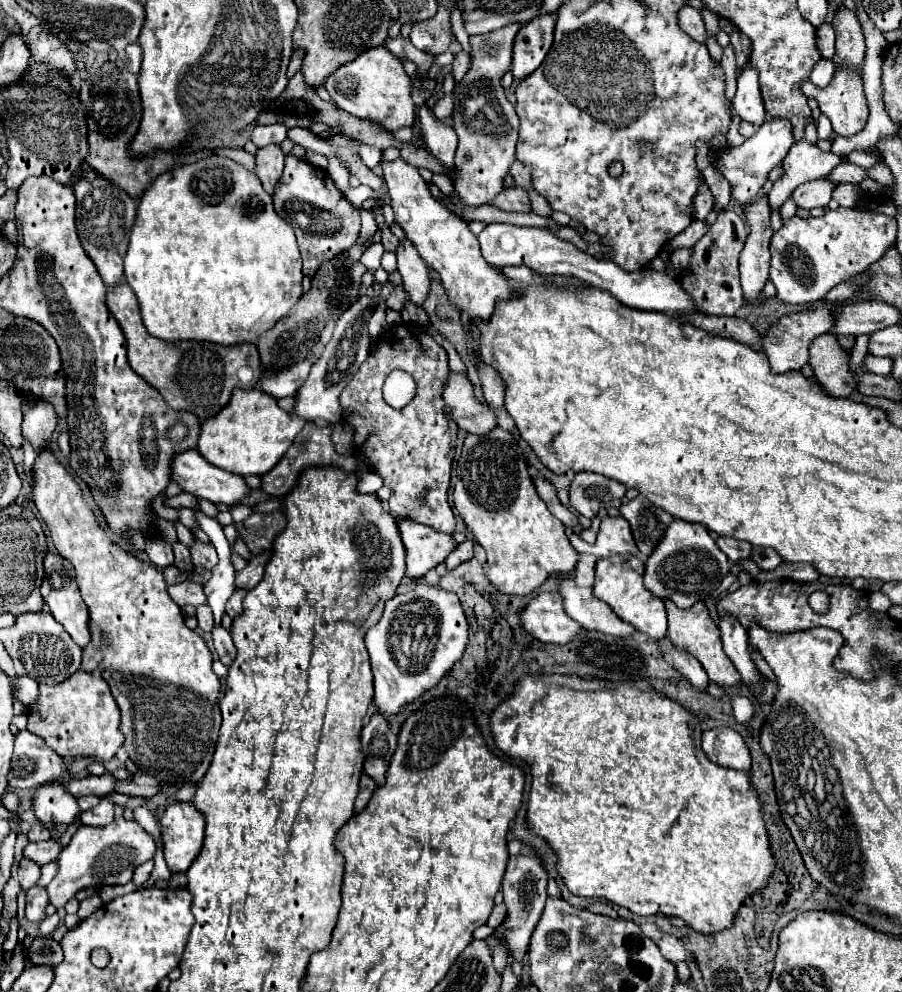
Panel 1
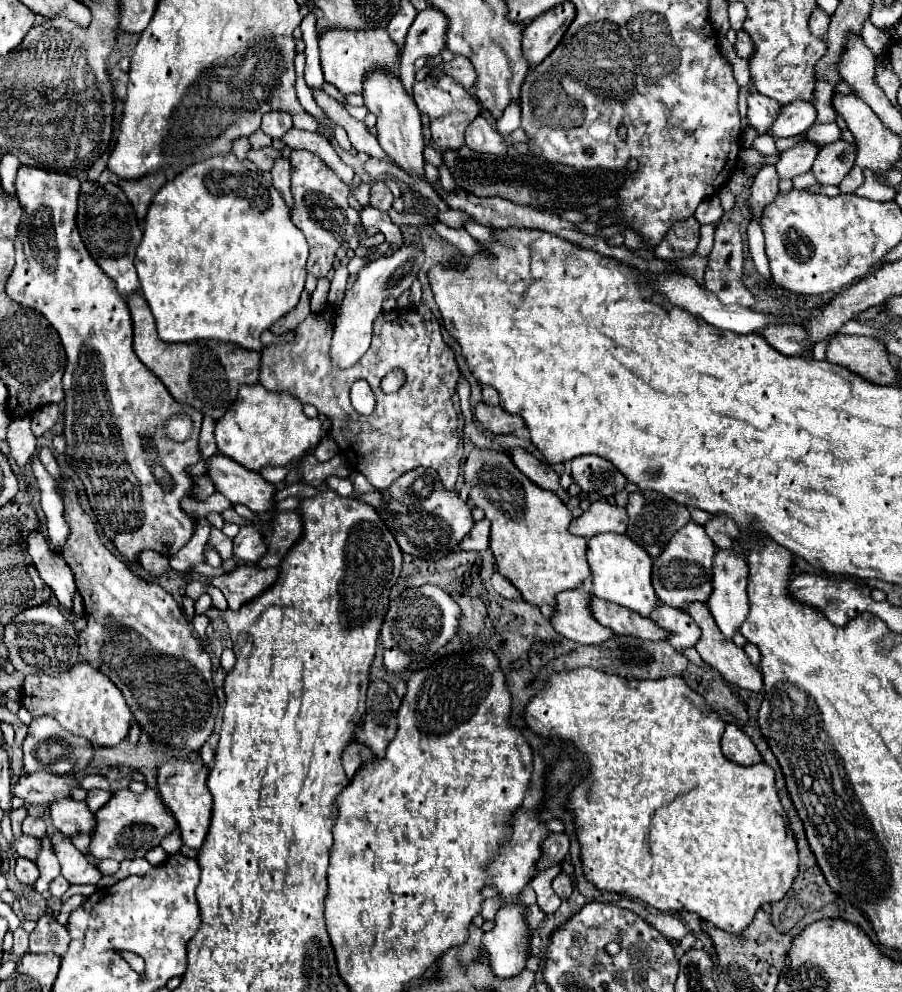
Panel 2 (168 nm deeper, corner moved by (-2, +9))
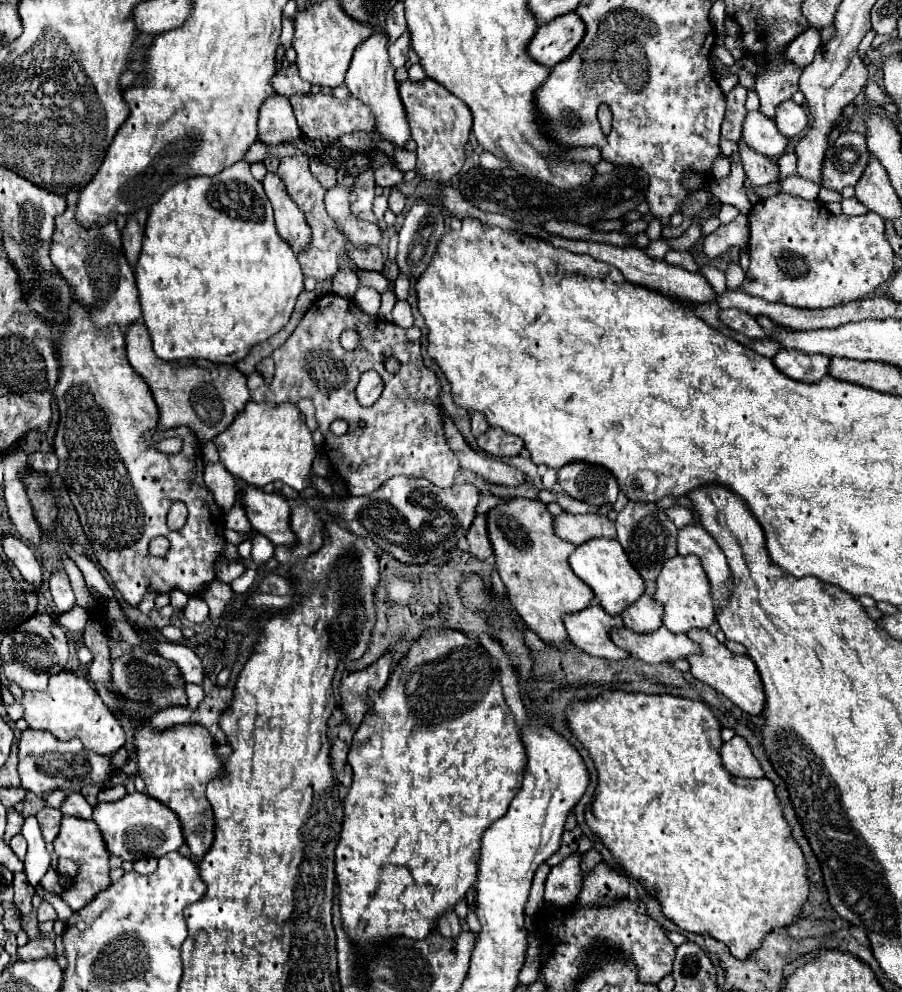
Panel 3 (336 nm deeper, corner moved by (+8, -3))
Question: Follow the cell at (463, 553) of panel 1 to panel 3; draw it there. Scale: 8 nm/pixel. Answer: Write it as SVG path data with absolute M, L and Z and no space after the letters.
M480 514L474 518L472 526L470 526L470 532L466 536L468 540L468 554L478 558L478 560L486 560L492 556L492 546L490 546L490 540L488 540L488 530L486 530L486 516Z

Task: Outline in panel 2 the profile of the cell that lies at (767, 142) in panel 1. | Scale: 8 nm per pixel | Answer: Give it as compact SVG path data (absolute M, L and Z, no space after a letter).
M794 100L794 102L782 106L778 120L770 128L770 136L788 138L788 136L802 134L802 132L806 132L806 128L810 128L816 122L816 114L818 112L814 108L814 102Z

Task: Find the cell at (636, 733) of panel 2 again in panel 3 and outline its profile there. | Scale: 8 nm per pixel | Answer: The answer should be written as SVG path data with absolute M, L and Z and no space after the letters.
M608 690L602 692L596 698L590 700L574 700L566 708L566 724L570 732L582 742L582 746L588 750L590 758L594 760L596 772L598 772L598 786L596 786L596 796L590 806L592 812L584 812L588 828L596 834L596 838L610 850L614 860L624 868L624 874L642 882L646 892L652 894L660 906L662 914L672 920L678 928L702 936L712 936L720 942L724 942L732 956L744 960L752 950L756 950L762 942L762 938L772 930L772 928L782 928L790 924L796 914L800 912L802 904L806 902L808 896L808 878L806 878L806 864L800 848L796 846L790 826L786 824L780 808L780 800L776 798L774 784L768 778L758 778L758 780L746 780L746 778L734 778L728 774L720 762L718 750L722 746L720 738L720 722L714 718L710 708L700 702L700 700L690 700L682 696L672 696L672 694L628 694L624 690Z

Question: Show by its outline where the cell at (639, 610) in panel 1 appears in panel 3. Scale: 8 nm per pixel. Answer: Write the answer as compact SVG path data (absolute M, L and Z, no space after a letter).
M594 538L594 540L584 542L570 556L570 566L572 566L574 574L592 588L598 604L610 616L620 616L624 612L624 608L630 608L644 594L644 580L636 572L636 568L632 568L630 560L624 554L618 540Z

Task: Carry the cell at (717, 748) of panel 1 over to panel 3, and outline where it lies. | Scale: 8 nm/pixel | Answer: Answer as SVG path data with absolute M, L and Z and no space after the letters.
M734 736L732 740L722 744L720 758L722 758L724 768L732 776L738 776L738 778L762 778L764 776L748 742L740 736Z

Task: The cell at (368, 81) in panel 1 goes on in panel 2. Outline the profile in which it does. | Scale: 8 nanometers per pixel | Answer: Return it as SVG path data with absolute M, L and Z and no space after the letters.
M330 28L318 36L320 42L320 66L326 82L334 84L342 94L362 92L362 78L370 68L386 68L396 72L400 48L390 40L386 28L372 30L338 30Z

